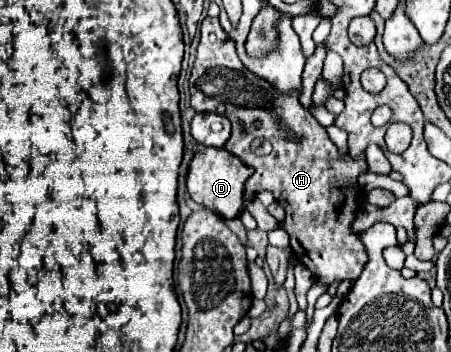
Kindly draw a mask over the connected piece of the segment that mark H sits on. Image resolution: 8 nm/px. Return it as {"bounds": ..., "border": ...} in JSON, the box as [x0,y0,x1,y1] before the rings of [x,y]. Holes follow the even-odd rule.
{"bounds":[189,16,367,286],"border":[[[207,16],[201,24],[201,40],[189,78],[189,90],[191,106],[197,112],[217,112],[229,118],[233,126],[233,146],[227,146],[227,150],[255,170],[245,182],[245,200],[253,200],[259,190],[269,190],[275,196],[285,210],[285,230],[291,238],[293,256],[325,286],[333,280],[359,278],[367,254],[359,236],[349,230],[349,224],[353,222],[353,212],[359,208],[361,192],[359,188],[351,190],[349,182],[355,182],[357,176],[367,170],[365,156],[357,160],[349,156],[341,158],[327,130],[299,104],[297,94],[277,96],[265,80],[245,70],[237,58],[235,44],[229,42],[217,18]],[[239,122],[245,124],[243,136],[239,134]],[[255,142],[269,142],[271,152],[265,156],[255,154]],[[333,180],[337,186],[331,186]],[[347,204],[349,220],[337,222],[339,210]]]}

